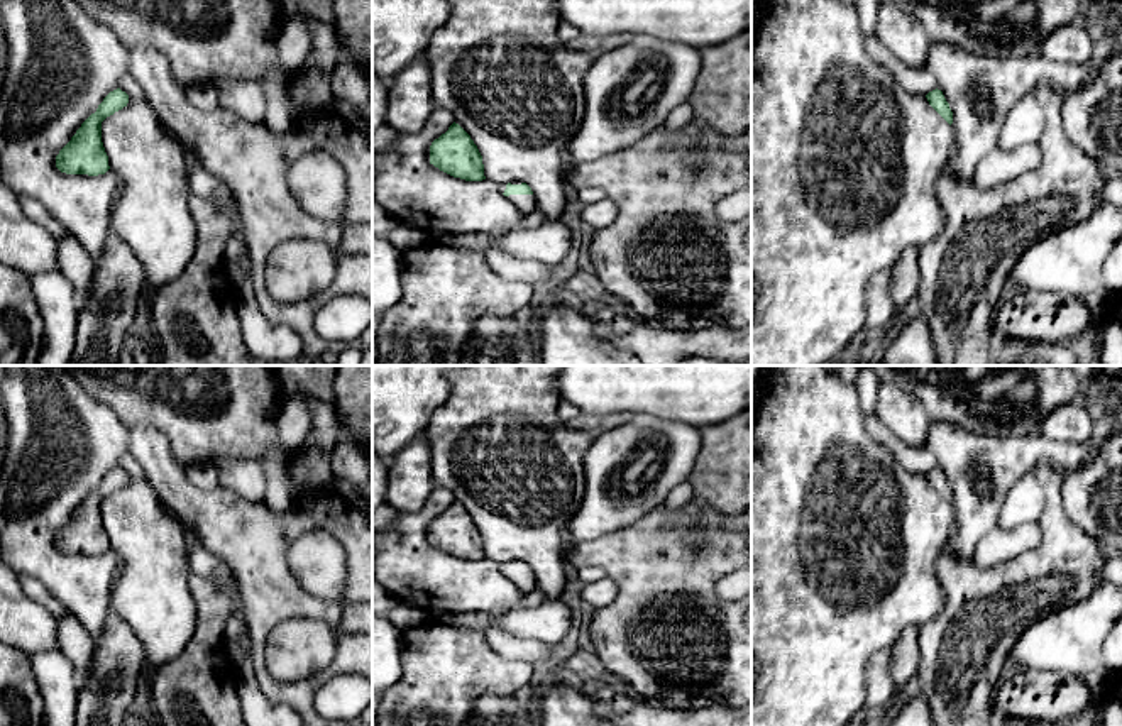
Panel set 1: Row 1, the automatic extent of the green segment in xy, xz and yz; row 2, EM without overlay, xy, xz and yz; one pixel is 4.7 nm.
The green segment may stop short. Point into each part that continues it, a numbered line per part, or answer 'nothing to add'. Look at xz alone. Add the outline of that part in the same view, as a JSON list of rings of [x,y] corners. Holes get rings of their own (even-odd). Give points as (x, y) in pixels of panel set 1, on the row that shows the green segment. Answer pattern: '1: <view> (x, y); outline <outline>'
1: xz (525, 203); outline [[[509,195],[508,198],[523,215],[528,215],[535,208],[535,195]]]

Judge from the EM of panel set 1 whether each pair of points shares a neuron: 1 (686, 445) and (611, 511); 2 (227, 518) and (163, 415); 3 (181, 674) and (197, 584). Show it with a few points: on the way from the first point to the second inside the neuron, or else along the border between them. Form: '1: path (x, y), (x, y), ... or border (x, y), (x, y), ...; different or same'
1: path (669, 467), (655, 493), (645, 501), (633, 501); same
2: border (163, 434), (171, 454), (185, 469); different
3: path (203, 652), (207, 648), (207, 606); same

